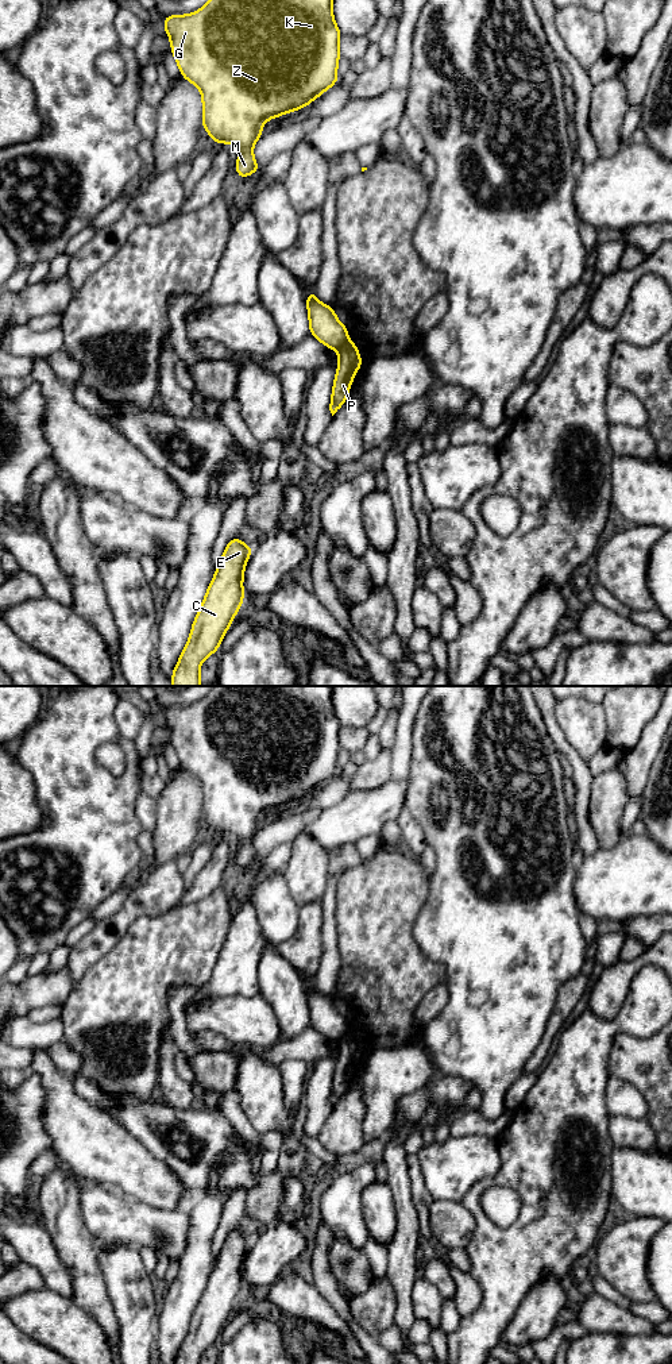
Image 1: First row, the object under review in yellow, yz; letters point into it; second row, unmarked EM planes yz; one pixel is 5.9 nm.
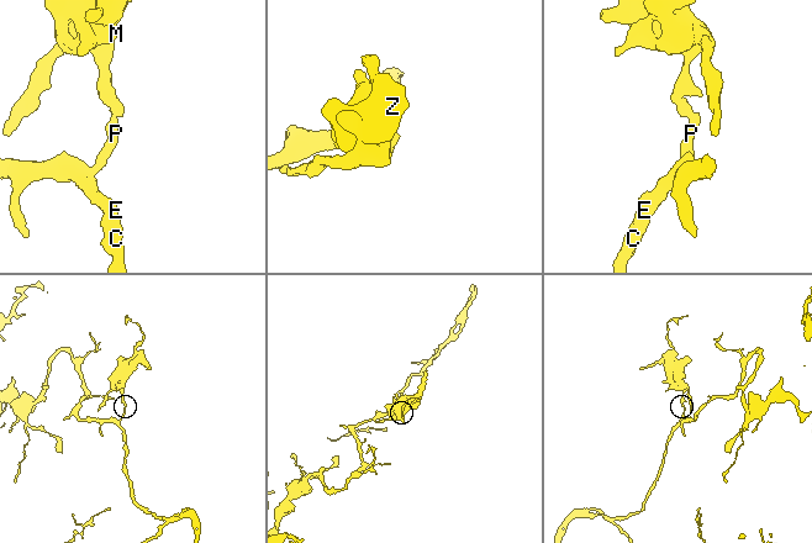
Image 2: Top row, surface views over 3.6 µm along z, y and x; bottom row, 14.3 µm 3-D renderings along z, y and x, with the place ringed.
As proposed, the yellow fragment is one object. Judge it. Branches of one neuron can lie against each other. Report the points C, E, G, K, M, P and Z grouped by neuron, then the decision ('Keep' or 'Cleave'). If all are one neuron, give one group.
Groups: C E P / G K M Z. Cleave

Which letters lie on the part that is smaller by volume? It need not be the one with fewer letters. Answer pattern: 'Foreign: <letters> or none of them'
Foreign: G, K, M, Z

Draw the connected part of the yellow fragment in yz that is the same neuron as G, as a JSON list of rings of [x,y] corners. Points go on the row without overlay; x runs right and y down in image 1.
[[[215,686],[202,700],[190,706],[171,706],[163,709],[163,718],[170,729],[171,744],[178,755],[181,767],[194,775],[201,783],[202,818],[208,822],[215,835],[231,835],[239,840],[236,864],[240,870],[259,863],[252,840],[263,825],[262,817],[269,810],[306,798],[339,772],[337,754],[340,751],[339,733],[341,724],[335,714],[332,691],[333,686]]]

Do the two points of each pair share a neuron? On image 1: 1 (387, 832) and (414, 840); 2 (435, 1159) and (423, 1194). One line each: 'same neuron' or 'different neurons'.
1: different neurons
2: different neurons

